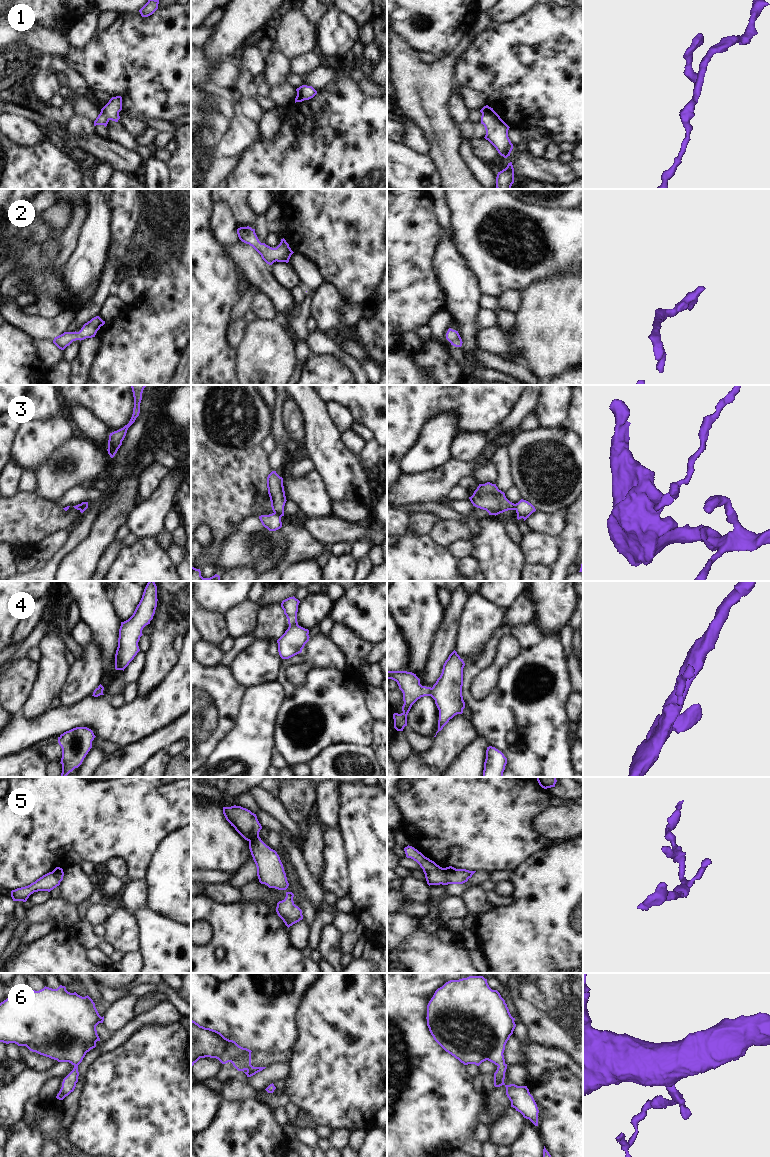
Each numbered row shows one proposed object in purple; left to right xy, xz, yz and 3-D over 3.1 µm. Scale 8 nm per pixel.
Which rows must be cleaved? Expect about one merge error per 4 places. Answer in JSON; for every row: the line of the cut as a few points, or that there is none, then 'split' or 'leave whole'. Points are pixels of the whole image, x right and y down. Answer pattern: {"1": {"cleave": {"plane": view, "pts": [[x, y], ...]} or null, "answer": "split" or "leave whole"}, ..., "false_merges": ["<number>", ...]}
{"1": {"cleave": null, "answer": "leave whole"}, "2": {"cleave": null, "answer": "leave whole"}, "3": {"cleave": {"plane": "xz", "pts": [[274, 512], [281, 516]]}, "answer": "split"}, "4": {"cleave": {"plane": "xz", "pts": [[297, 623], [289, 626]]}, "answer": "split"}, "5": {"cleave": {"plane": "yz", "pts": [[447, 867], [447, 881], [449, 883]]}, "answer": "split"}, "6": {"cleave": null, "answer": "leave whole"}, "false_merges": ["3", "4", "5"]}

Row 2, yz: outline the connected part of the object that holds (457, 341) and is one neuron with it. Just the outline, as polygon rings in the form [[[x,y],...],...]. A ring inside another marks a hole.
[[[451,328],[448,329],[446,333],[446,339],[451,343],[451,345],[455,347],[461,347],[462,346],[462,339],[458,333],[458,331],[453,330]]]

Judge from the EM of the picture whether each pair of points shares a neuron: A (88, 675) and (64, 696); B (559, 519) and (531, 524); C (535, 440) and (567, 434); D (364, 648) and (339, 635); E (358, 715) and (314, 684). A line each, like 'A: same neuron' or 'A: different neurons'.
A: same neuron
B: same neuron
C: same neuron
D: same neuron
E: same neuron

